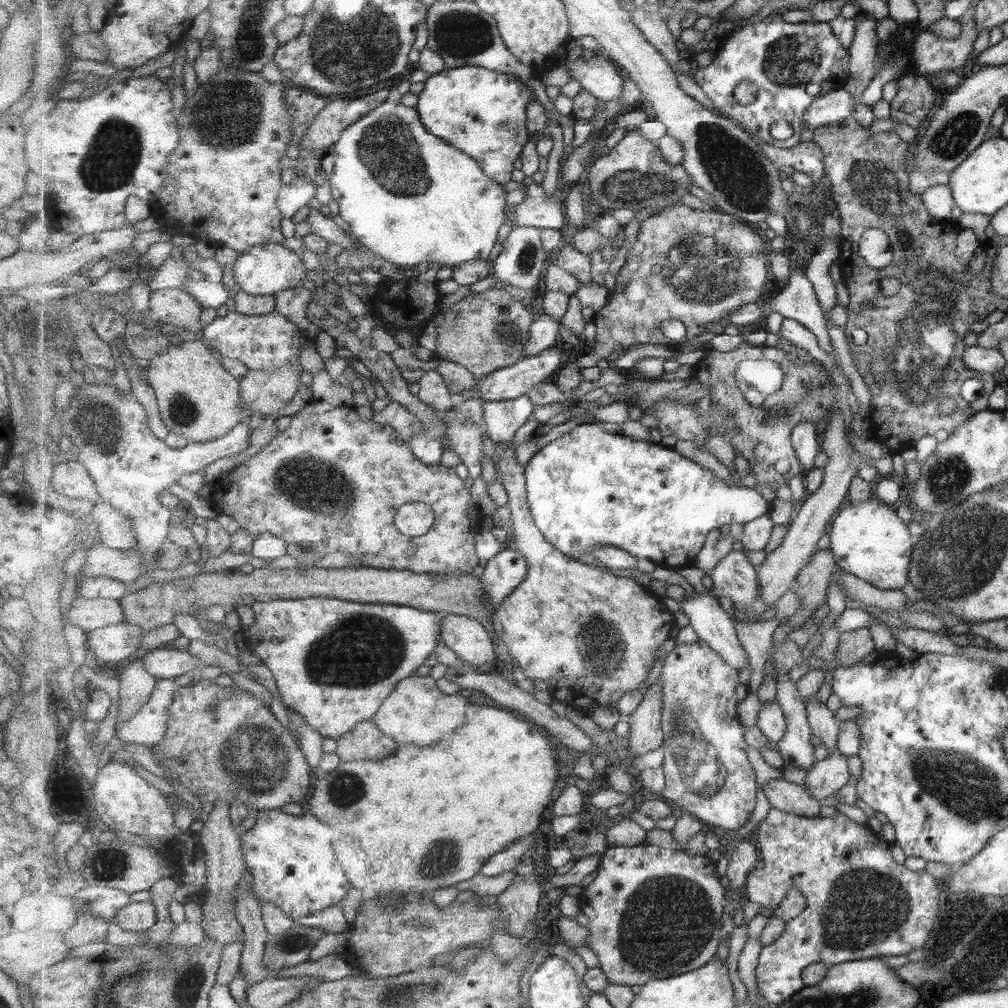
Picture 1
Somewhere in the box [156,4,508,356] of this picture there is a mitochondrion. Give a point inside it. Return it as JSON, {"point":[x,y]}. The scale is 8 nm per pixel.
{"point":[353,52]}

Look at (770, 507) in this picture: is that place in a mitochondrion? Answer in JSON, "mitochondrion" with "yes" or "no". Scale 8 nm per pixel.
{"mitochondrion":"no"}

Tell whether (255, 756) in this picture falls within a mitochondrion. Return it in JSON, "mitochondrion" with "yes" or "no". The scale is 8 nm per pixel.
{"mitochondrion":"yes"}

